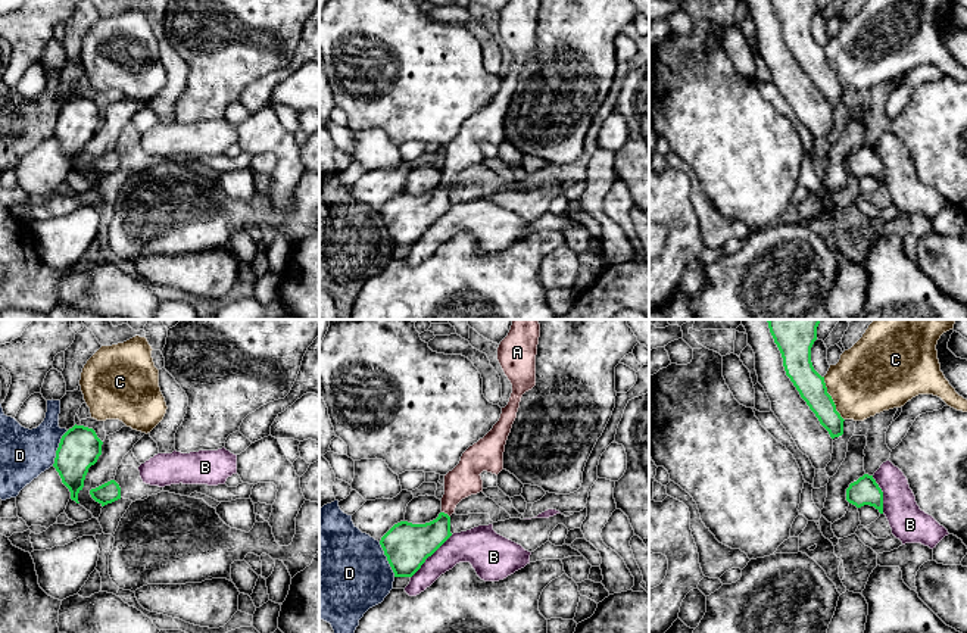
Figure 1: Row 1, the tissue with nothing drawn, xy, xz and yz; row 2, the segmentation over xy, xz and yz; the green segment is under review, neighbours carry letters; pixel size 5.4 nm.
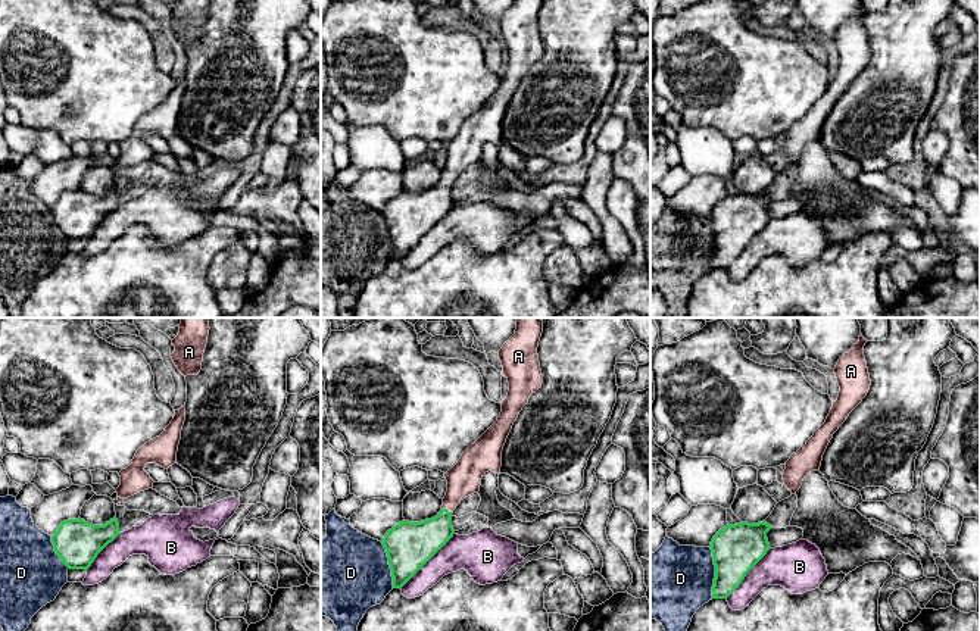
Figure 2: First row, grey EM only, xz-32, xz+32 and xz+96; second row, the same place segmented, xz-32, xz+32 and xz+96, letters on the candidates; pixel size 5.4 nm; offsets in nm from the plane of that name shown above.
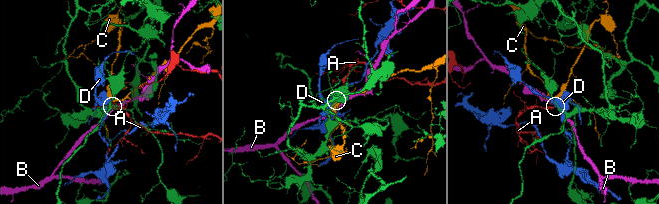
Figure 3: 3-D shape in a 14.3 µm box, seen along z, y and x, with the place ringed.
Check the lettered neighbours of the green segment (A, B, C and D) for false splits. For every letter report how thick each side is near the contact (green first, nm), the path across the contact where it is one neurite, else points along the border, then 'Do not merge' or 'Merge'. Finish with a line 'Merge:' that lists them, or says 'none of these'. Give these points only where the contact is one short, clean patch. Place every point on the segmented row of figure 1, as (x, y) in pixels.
A: Thickness 220 nm (green) against 180 nm. Path across: xz (411, 543), (421, 540), (446, 514), (455, 489), (464, 480). Merge
B: Thickness 260 nm (green) against 190 nm. Do not merge
C: Thickness 150 nm (green) against 400 nm. Do not merge
D: Thickness 220 nm (green) against 280 nm. Do not merge
Merge: A

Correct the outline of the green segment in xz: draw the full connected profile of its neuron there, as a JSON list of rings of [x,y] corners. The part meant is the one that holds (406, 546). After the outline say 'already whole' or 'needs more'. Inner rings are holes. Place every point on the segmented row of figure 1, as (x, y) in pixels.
[[[512,319],[508,336],[497,347],[497,361],[512,384],[509,402],[499,421],[461,456],[459,464],[444,475],[442,512],[425,524],[400,521],[380,540],[394,577],[412,577],[450,536],[450,515],[456,505],[483,492],[481,473],[499,474],[503,452],[521,397],[536,386],[536,355],[540,337],[539,319]]]; needs more

